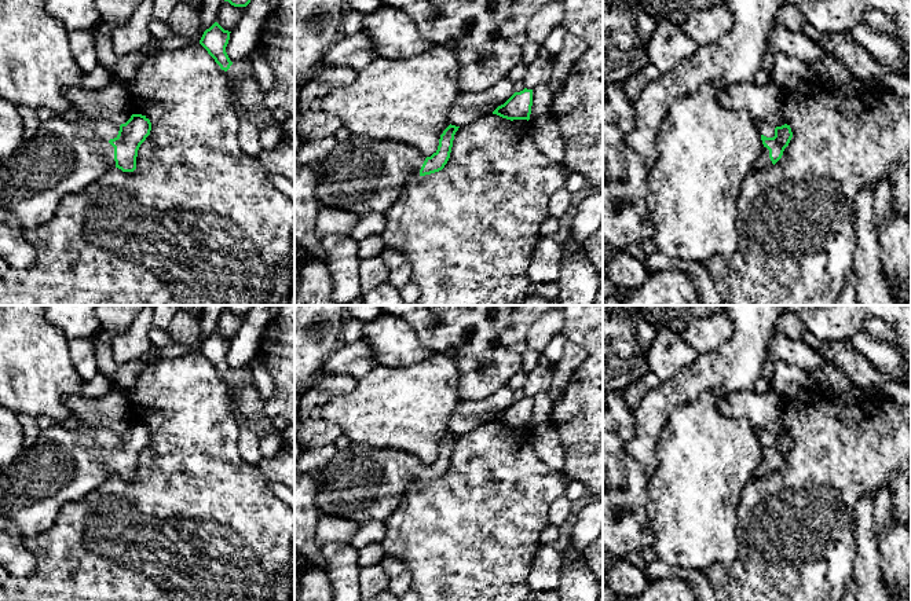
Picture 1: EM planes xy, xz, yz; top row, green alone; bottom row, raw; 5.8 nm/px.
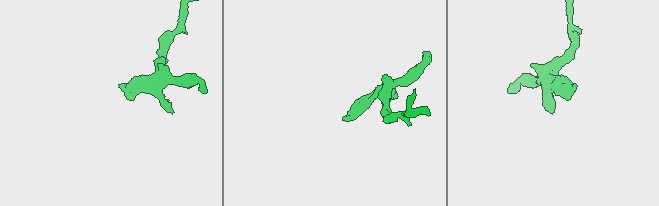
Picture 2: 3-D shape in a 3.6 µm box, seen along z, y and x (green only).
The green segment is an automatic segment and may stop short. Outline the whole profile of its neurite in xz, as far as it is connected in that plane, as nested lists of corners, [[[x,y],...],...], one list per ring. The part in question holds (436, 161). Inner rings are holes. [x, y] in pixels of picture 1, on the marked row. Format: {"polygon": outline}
{"polygon": [[[450,124],[443,131],[438,150],[431,157],[425,157],[417,149],[402,142],[377,142],[354,135],[345,142],[337,142],[334,150],[325,160],[315,162],[317,199],[321,205],[345,209],[358,216],[385,215],[407,183],[418,175],[431,175],[444,168],[458,128]]]}

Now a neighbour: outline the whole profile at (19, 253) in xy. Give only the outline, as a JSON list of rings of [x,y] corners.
[[[0,221],[0,257],[11,268],[26,270],[36,261],[36,249],[25,238],[25,231],[8,223]]]

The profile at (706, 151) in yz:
[[[705,84],[695,95],[674,102],[665,117],[656,146],[659,150],[655,165],[648,175],[647,206],[654,224],[654,242],[662,254],[683,261],[705,263],[713,256],[729,260],[736,252],[740,237],[738,232],[739,201],[743,182],[754,173],[764,144],[757,122],[744,111],[733,111],[722,105],[725,89]]]

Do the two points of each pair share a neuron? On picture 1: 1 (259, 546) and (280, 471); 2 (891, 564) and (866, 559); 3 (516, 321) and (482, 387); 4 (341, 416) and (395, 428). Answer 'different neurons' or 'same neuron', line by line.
1: different neurons
2: different neurons
3: same neuron
4: same neuron

